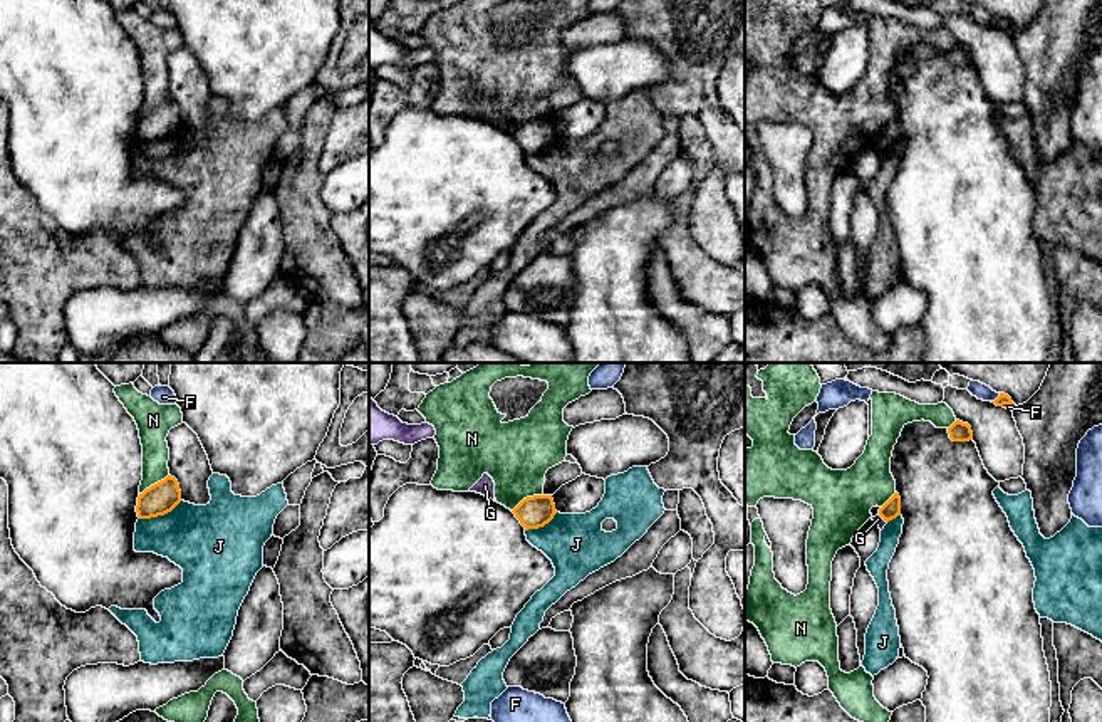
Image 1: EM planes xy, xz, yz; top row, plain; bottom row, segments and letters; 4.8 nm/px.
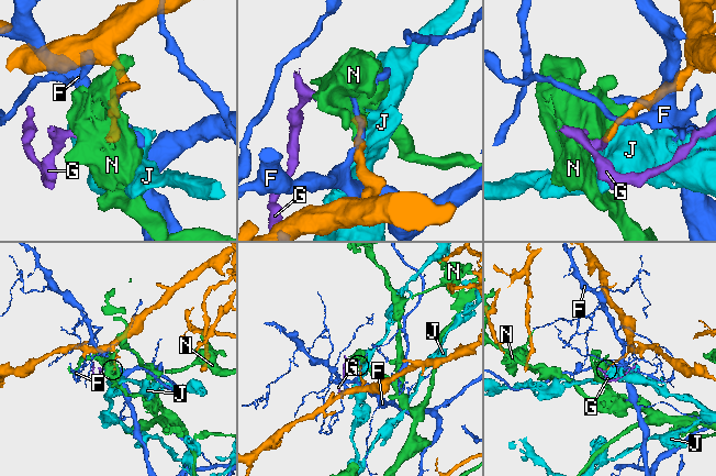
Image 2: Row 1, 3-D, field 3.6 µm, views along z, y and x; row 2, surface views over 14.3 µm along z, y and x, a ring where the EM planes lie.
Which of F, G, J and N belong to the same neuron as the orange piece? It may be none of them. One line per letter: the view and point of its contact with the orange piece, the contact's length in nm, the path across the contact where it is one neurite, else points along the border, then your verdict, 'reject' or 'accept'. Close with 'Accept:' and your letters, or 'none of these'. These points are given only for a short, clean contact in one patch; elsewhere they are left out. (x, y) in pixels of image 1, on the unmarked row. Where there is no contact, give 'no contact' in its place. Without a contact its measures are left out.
F: contact yz (997, 22); length 60 nm; reject
G: contact yz (883, 141); length 60 nm; border yz (879, 138), (886, 146); reject
J: contact xy (160, 138); length 220 nm; reject
N: contact xz (527, 121); length 170 nm; reject
Accept: none of these

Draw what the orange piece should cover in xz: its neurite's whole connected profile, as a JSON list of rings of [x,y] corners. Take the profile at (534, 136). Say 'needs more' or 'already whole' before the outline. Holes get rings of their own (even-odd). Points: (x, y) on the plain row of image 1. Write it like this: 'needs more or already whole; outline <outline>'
already whole; outline [[[552,119],[527,121],[512,136],[525,154],[543,151],[557,138]]]

